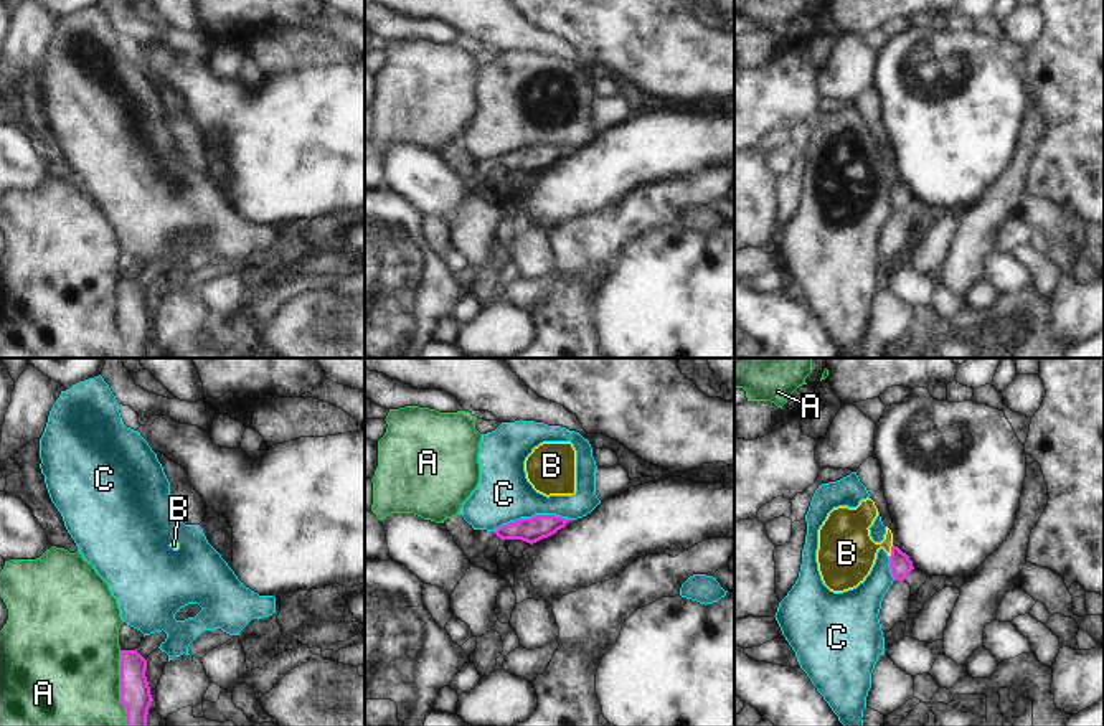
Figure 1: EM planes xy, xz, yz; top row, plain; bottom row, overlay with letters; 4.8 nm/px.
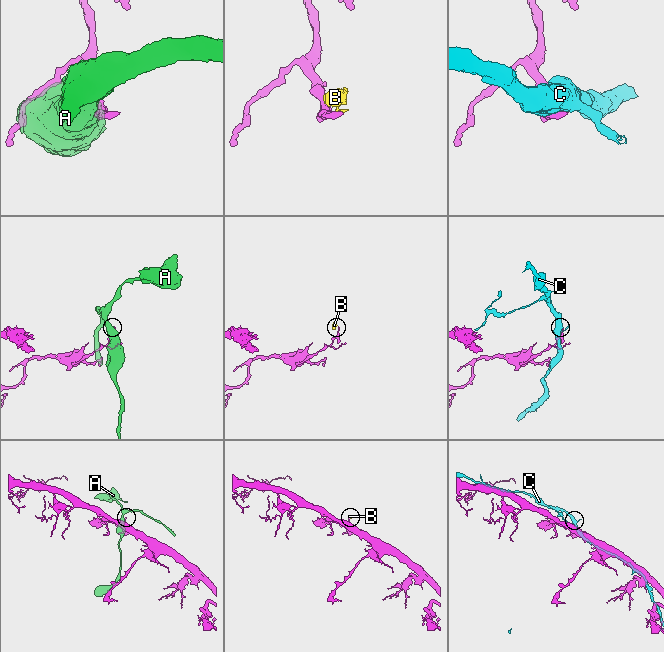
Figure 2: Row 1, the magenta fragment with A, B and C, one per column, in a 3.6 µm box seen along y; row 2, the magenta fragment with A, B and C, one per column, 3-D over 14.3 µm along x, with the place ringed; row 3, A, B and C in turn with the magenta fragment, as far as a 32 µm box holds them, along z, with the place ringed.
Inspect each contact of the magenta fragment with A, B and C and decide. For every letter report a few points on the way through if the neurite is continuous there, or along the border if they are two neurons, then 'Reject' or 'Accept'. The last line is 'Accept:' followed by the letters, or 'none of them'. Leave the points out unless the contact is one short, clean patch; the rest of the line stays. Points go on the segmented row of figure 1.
A: Reject
B: Boundary: yz (893, 545), (890, 556). Reject
C: Reject
Accept: none of them

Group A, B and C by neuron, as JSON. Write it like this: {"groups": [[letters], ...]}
{"groups": [["A"], ["B", "C"]]}

